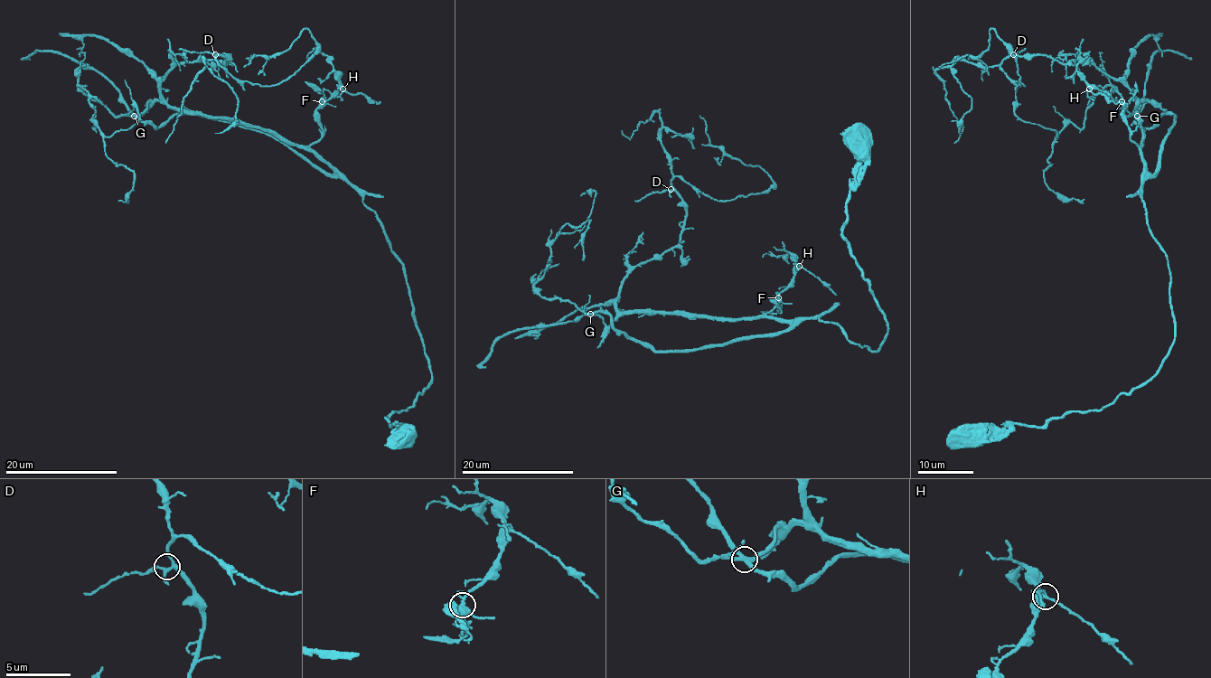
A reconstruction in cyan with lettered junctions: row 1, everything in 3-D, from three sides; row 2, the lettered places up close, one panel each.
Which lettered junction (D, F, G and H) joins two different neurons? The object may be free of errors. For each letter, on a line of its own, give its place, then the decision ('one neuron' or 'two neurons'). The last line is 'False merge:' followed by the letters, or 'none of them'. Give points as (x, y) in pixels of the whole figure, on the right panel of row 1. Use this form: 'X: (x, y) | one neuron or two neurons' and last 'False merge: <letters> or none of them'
D: (1013, 54) | one neuron
F: (1121, 101) | one neuron
G: (1137, 116) | one neuron
H: (1089, 89) | one neuron
False merge: none of them

